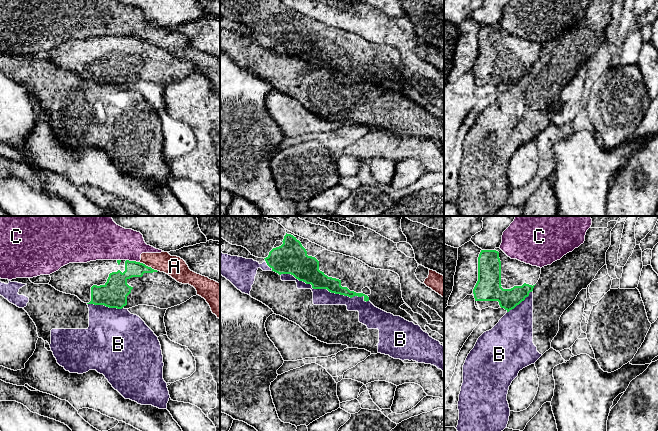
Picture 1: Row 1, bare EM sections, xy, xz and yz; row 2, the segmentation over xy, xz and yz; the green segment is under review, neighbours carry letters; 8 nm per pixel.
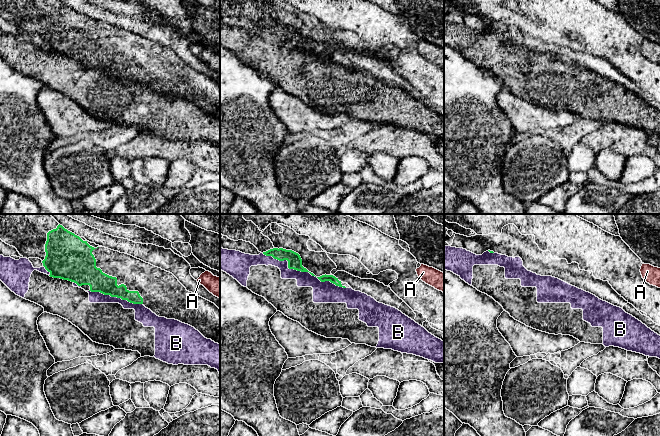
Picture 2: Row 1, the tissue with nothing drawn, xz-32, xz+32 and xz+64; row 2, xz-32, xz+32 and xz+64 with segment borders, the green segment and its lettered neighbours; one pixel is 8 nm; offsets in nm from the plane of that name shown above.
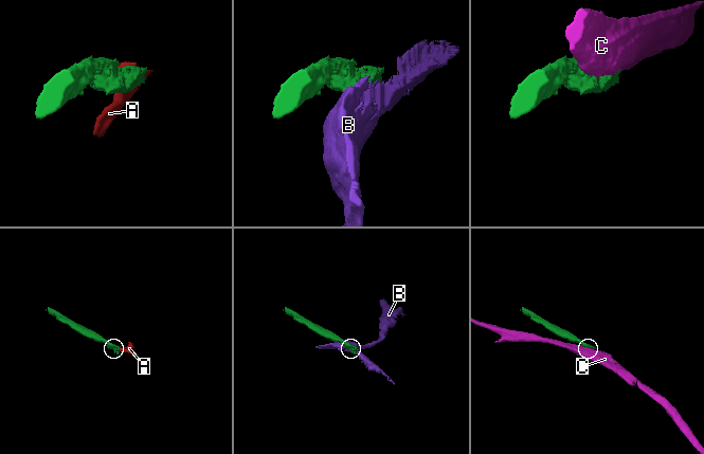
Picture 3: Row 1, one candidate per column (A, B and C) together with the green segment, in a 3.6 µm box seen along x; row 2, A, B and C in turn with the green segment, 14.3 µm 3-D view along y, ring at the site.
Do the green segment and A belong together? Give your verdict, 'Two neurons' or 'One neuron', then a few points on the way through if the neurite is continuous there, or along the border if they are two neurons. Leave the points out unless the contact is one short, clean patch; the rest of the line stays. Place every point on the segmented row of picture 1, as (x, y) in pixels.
Two neurons. Boundary: xy (139, 261), (157, 271)

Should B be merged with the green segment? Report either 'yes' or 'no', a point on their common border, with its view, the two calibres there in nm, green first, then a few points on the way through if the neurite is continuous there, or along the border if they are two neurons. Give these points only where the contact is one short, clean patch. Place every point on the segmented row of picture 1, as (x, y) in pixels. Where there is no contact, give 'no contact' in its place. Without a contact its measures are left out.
no; contact xz (324, 288); calibres 220 and 130 nm

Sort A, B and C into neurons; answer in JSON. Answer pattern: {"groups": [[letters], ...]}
{"groups": [["A", "C"], ["B"]]}

